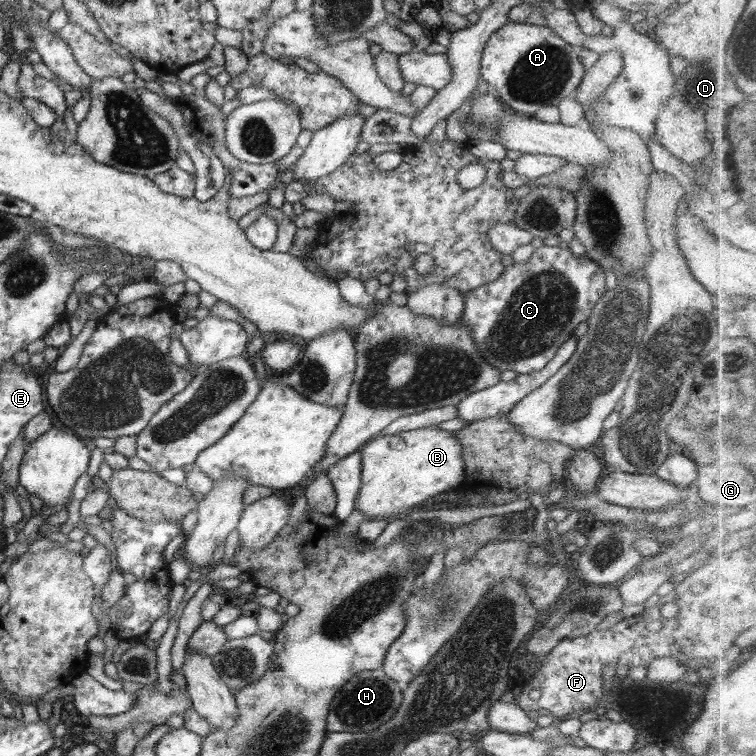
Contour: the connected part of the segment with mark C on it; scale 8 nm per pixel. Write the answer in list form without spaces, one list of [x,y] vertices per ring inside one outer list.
[[[540,246],[536,248],[530,259],[524,263],[515,263],[504,267],[504,272],[496,280],[488,282],[482,286],[476,287],[466,293],[465,296],[465,308],[463,310],[463,315],[461,316],[462,323],[466,327],[470,327],[472,331],[472,337],[476,341],[476,347],[480,351],[480,355],[488,361],[489,365],[500,369],[500,372],[504,370],[515,370],[517,374],[530,374],[536,371],[542,370],[544,366],[552,360],[552,357],[556,354],[556,351],[566,342],[570,337],[573,336],[574,328],[580,324],[582,321],[586,321],[589,316],[592,314],[592,309],[594,305],[602,298],[604,293],[608,292],[605,280],[605,272],[598,263],[588,259],[588,256],[574,256],[571,250],[564,250],[558,246]]]

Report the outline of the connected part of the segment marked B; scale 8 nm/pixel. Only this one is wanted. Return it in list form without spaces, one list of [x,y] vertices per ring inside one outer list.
[[[428,427],[402,431],[393,435],[380,435],[361,448],[361,488],[356,496],[355,509],[362,511],[366,520],[399,516],[408,509],[422,505],[424,501],[440,493],[459,490],[464,482],[463,447],[452,431]]]

